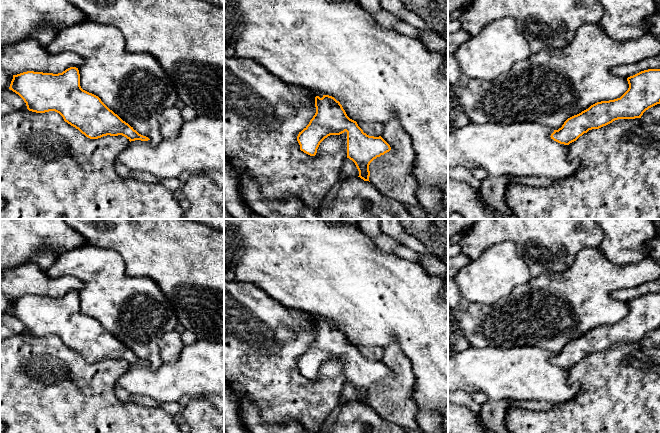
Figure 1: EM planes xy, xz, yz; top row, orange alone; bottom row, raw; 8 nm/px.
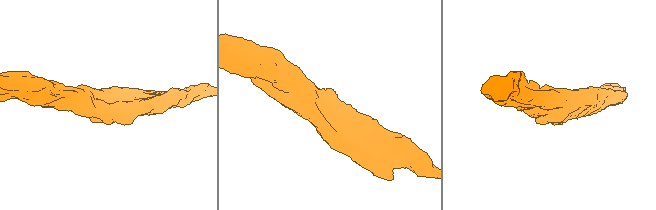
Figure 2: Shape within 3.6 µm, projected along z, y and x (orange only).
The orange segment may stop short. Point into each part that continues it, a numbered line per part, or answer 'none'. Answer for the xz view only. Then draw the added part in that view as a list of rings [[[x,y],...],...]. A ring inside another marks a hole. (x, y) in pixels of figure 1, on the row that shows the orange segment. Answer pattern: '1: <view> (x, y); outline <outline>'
1: xz (344, 135); outline [[[347,132],[340,134],[343,137],[344,142],[344,159],[347,158]]]

